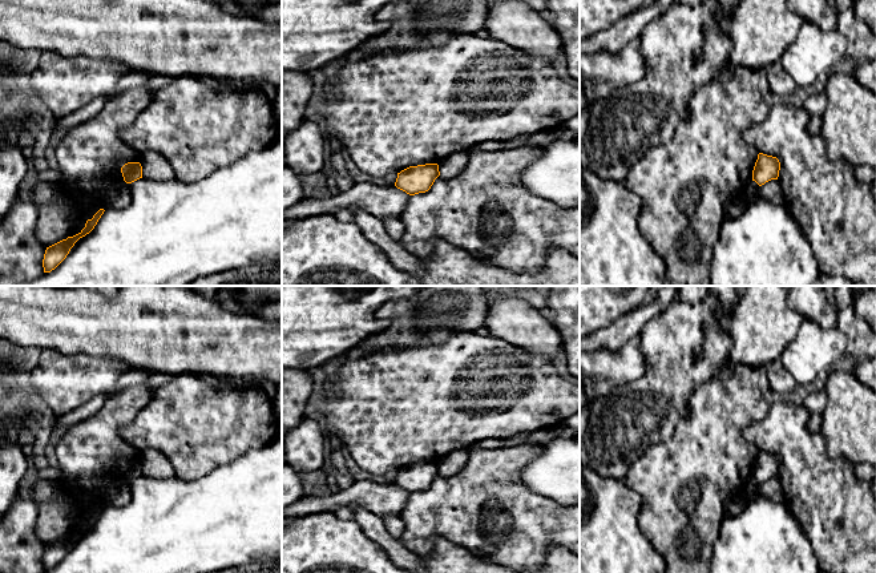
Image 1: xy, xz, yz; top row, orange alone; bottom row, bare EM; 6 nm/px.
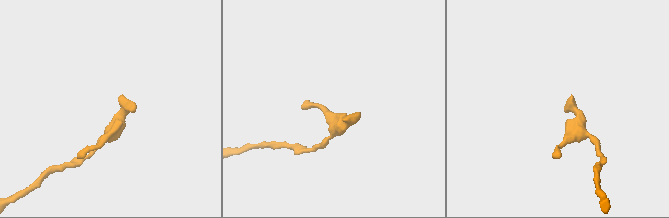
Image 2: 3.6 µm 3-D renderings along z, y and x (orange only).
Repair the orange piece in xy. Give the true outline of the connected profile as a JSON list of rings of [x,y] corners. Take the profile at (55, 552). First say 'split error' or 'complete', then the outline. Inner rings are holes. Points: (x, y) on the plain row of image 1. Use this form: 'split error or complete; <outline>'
complete; [[[100,507],[92,517],[88,517],[85,525],[78,532],[47,545],[43,557],[44,570],[51,570],[66,556],[74,541],[94,526],[104,509],[104,507]]]

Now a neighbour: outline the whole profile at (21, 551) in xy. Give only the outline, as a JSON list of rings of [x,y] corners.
[[[17,497],[0,520],[0,573],[44,573],[47,545],[36,534],[39,505]]]

